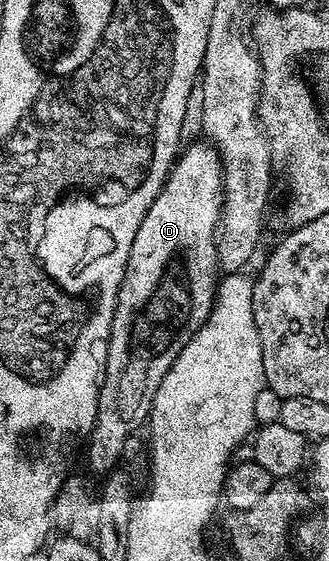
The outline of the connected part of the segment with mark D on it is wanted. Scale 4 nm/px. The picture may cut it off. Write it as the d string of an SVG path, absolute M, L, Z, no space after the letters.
M201 140L186 145L180 151L169 177L162 184L161 191L155 196L151 208L147 208L143 224L139 224L139 232L135 232L135 240L127 256L125 275L115 304L115 316L111 320L111 336L103 367L97 416L93 431L87 439L89 466L93 470L109 472L120 463L117 461L120 460L129 437L149 421L155 392L159 392L163 376L169 371L171 364L175 364L179 352L183 352L183 348L193 339L195 332L199 332L199 328L213 311L219 281L215 235L224 202L225 176L217 151Z

